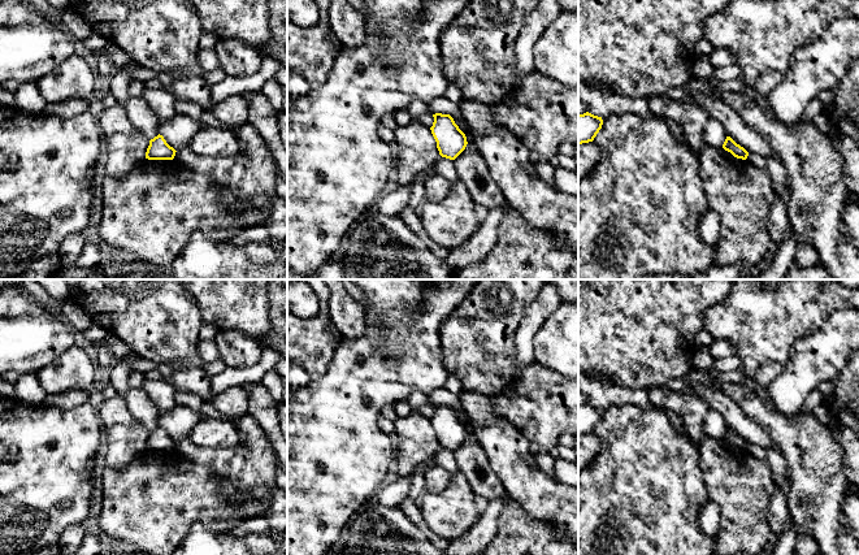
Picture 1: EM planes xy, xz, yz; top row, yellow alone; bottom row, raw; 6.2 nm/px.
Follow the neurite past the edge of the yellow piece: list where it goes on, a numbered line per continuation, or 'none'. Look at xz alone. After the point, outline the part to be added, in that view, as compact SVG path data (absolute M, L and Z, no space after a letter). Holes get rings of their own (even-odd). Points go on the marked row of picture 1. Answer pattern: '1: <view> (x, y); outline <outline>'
none

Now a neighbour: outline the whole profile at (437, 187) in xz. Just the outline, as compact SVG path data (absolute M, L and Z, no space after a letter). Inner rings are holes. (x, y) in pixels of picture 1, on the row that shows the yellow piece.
M431 174L425 181L425 199L430 203L439 203L448 196L452 183L439 174Z

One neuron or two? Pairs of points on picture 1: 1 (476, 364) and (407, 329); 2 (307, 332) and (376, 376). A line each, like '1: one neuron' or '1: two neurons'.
1: two neurons
2: two neurons

